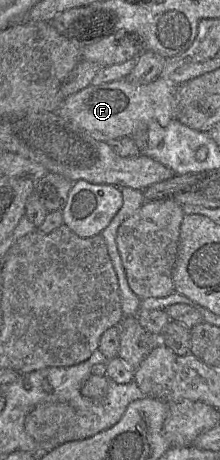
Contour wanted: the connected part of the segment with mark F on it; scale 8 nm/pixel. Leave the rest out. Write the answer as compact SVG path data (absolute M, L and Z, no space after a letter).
M160 77L147 84L135 84L129 79L116 80L86 88L65 97L56 111L62 118L85 130L94 139L112 142L120 137L131 137L141 124L157 121L166 126L176 119L177 85Z

